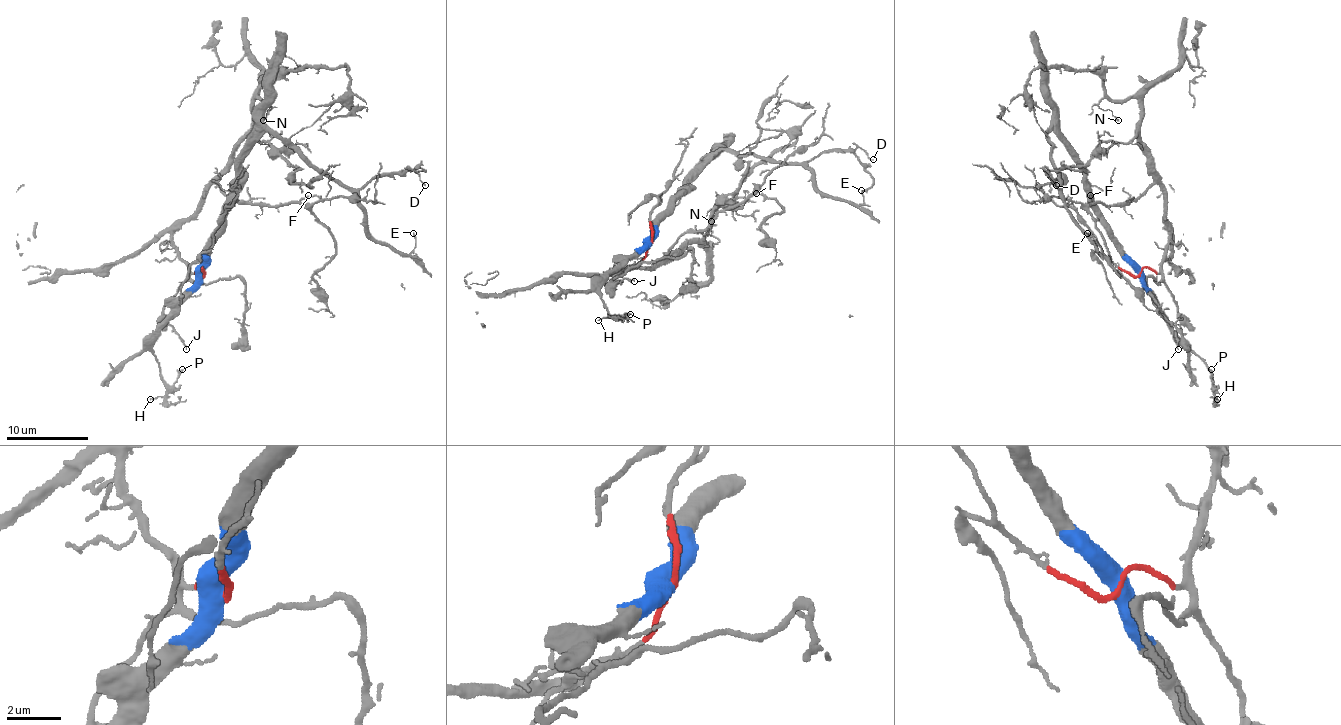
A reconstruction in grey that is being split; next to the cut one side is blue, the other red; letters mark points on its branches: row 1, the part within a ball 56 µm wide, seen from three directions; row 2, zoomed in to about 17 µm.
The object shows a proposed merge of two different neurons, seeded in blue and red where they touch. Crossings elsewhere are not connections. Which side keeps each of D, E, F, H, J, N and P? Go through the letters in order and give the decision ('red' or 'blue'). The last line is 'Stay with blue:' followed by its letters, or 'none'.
D: blue
E: blue
F: red
H: blue
J: red
N: red
P: blue
Stay with blue: D, E, H, P

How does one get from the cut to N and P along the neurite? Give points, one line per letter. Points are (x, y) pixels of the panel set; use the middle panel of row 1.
N: (651, 242), (639, 263), (620, 271), (655, 267), (688, 242), (702, 242), (717, 201), (717, 213), (711, 222)
P: (651, 242), (608, 275), (599, 290), (599, 298), (610, 314), (630, 314)

